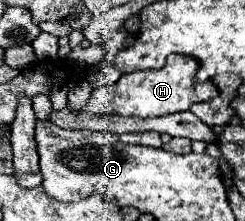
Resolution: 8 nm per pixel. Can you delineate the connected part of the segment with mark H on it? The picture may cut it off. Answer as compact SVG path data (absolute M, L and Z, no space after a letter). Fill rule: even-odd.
M175 54L167 58L167 64L161 70L143 70L143 72L123 74L117 84L95 88L89 102L83 106L83 112L119 114L119 116L133 116L133 118L155 118L155 116L189 110L195 102L209 100L219 94L213 82L195 82L197 68L199 64L195 62L195 58Z

